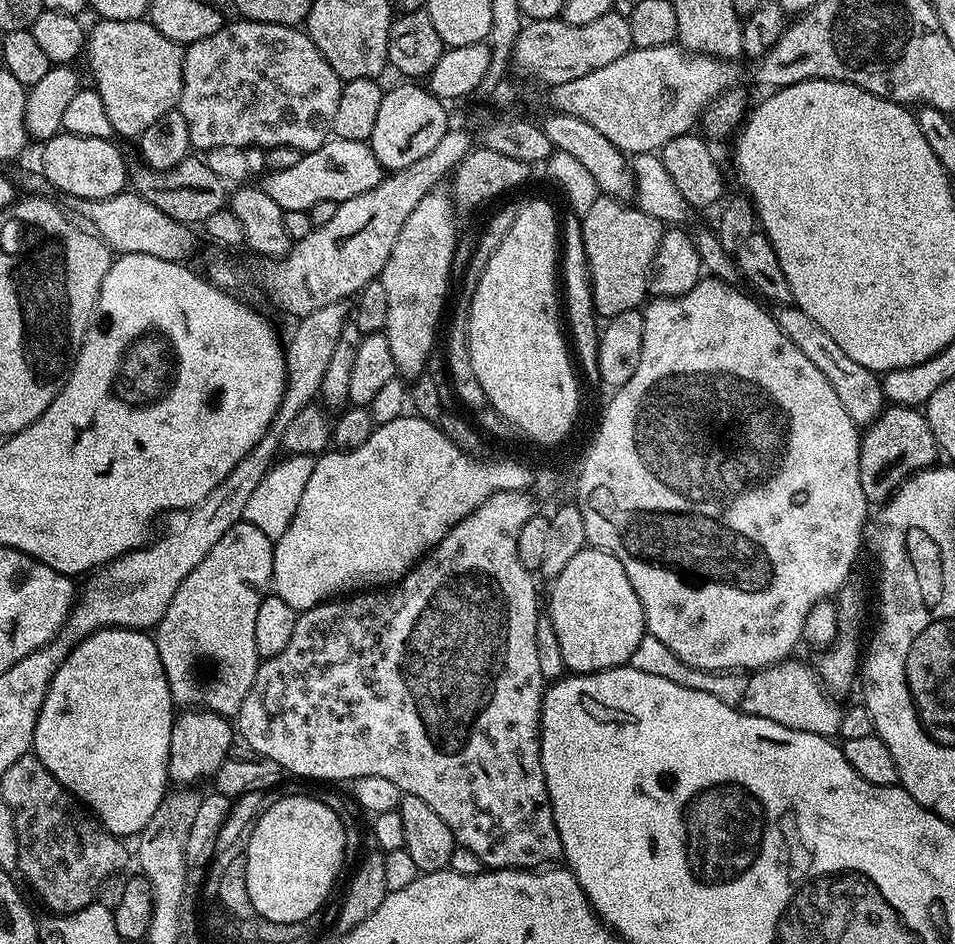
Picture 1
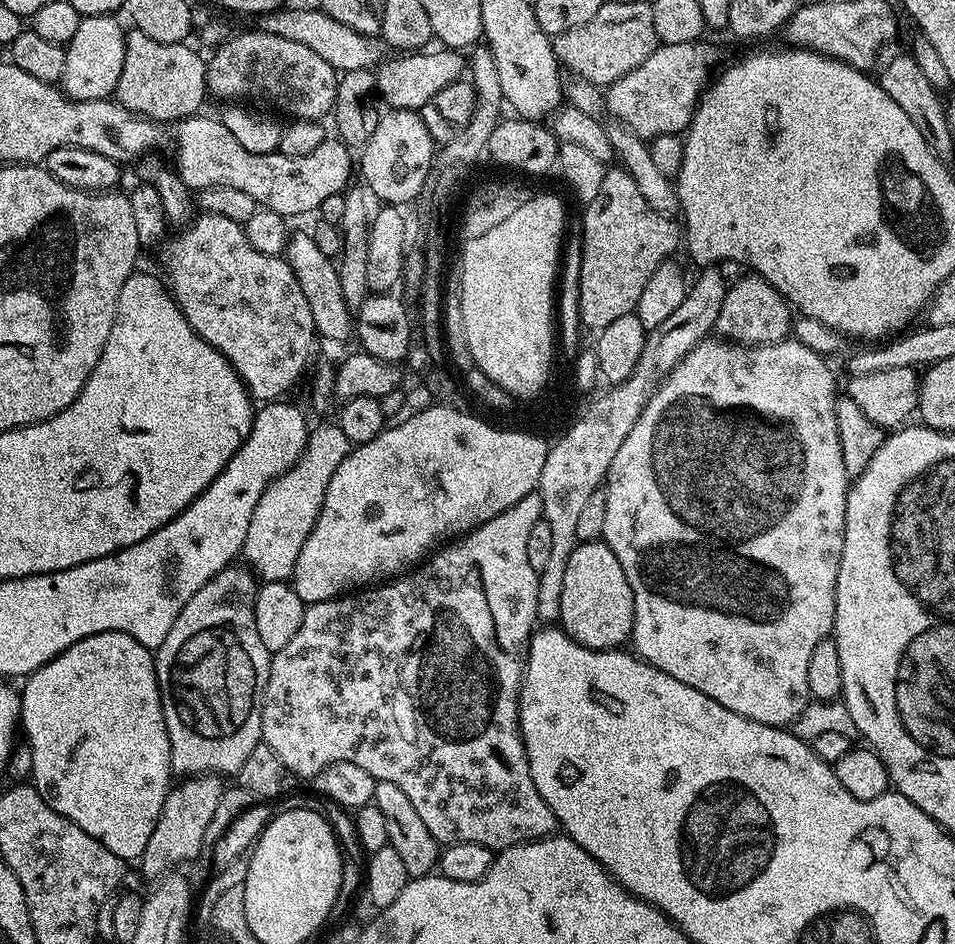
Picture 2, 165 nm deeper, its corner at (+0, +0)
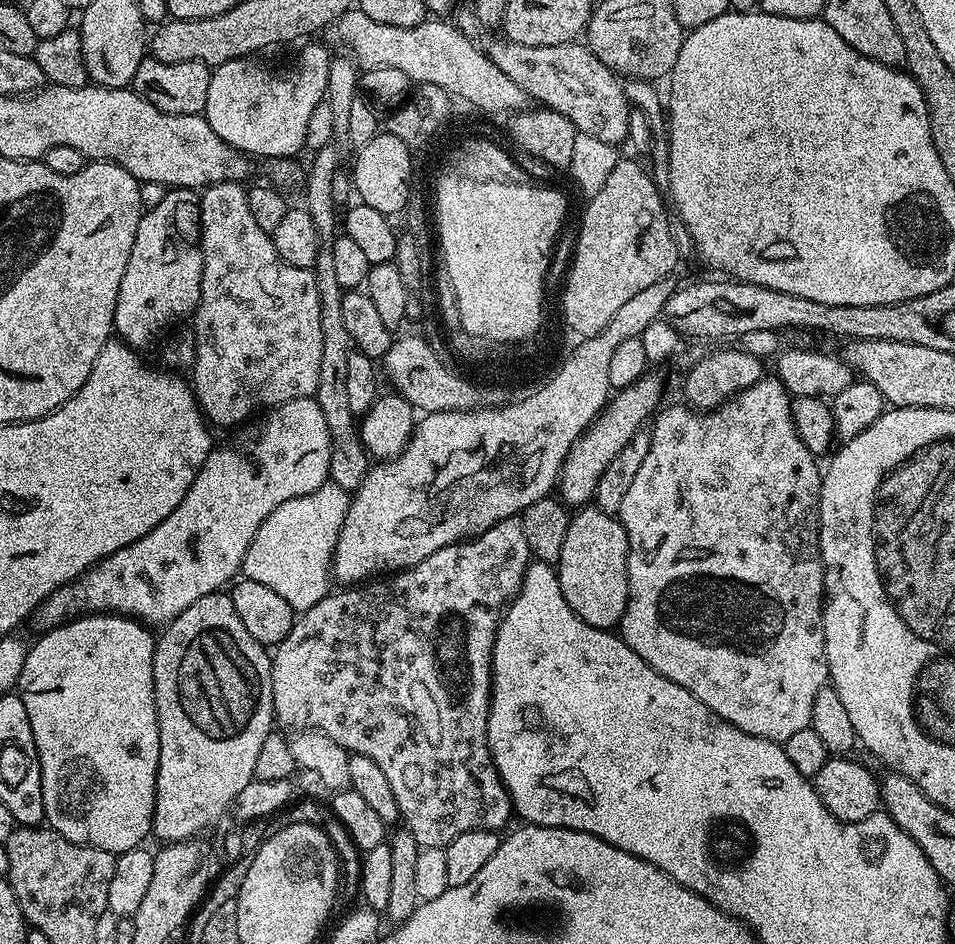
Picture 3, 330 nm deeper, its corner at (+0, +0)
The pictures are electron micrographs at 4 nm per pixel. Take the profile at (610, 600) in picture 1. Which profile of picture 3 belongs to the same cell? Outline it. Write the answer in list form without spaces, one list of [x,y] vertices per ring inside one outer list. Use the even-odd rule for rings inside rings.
[[[595,506],[581,507],[568,521],[566,542],[562,542],[558,561],[558,575],[562,594],[578,618],[585,620],[591,628],[615,629],[628,611],[628,535],[619,519]]]

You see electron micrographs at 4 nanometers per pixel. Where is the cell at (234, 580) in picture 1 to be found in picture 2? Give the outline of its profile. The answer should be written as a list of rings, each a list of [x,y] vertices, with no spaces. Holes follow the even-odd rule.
[[[229,566],[221,570],[217,576],[210,578],[210,582],[206,582],[206,586],[202,586],[202,590],[198,590],[198,594],[194,594],[194,598],[190,598],[190,602],[186,602],[186,606],[182,606],[182,614],[178,614],[178,618],[174,618],[174,626],[170,626],[170,634],[166,634],[166,642],[162,642],[162,646],[155,649],[154,652],[156,681],[160,687],[160,701],[164,711],[166,730],[170,738],[172,771],[180,778],[201,774],[225,774],[224,772],[234,774],[240,769],[242,762],[246,762],[250,750],[254,750],[254,746],[258,746],[262,742],[260,738],[262,702],[264,701],[264,691],[266,690],[266,682],[268,681],[272,662],[266,646],[262,646],[262,638],[258,638],[258,625],[254,623],[254,602],[256,601],[258,587],[257,577],[247,567],[236,567]]]

